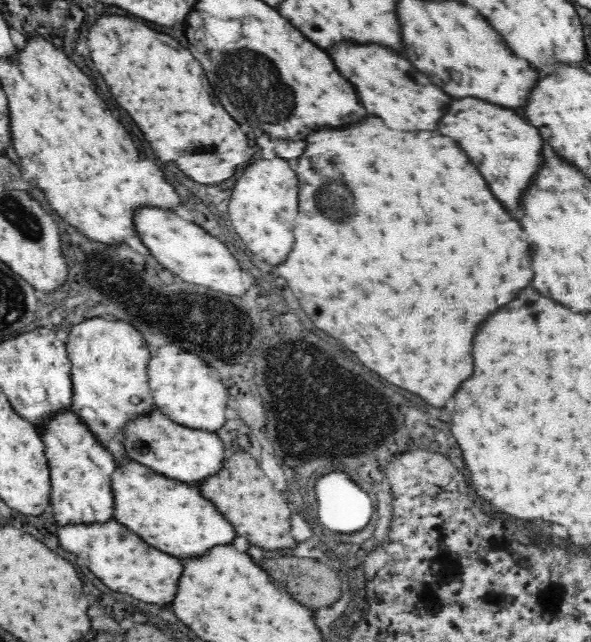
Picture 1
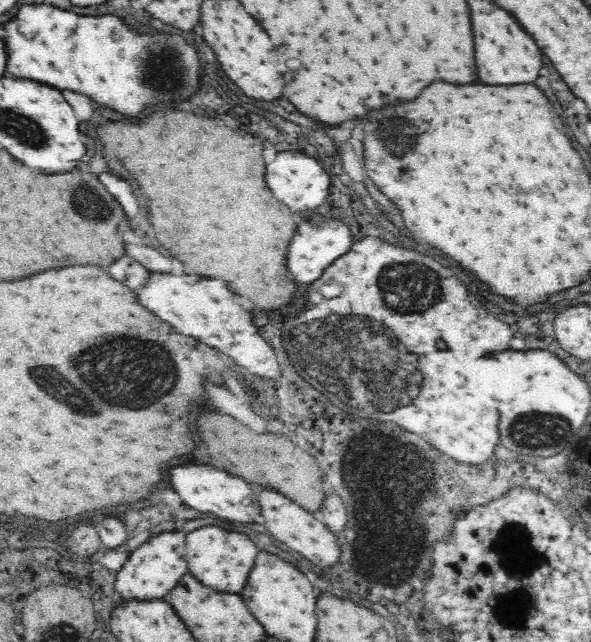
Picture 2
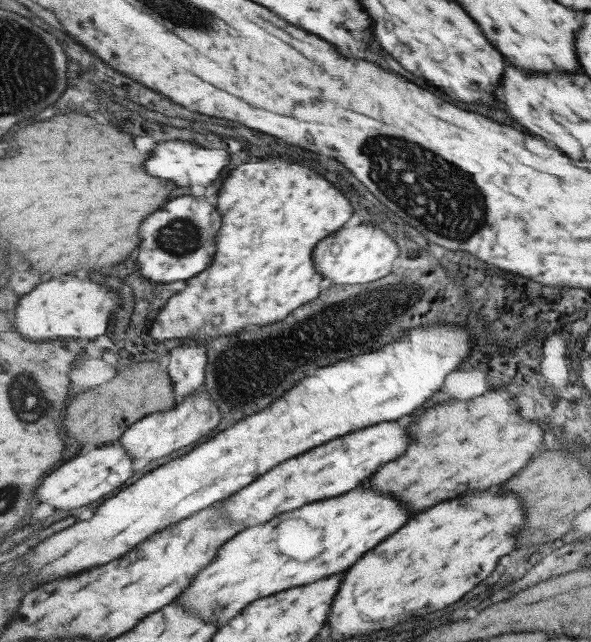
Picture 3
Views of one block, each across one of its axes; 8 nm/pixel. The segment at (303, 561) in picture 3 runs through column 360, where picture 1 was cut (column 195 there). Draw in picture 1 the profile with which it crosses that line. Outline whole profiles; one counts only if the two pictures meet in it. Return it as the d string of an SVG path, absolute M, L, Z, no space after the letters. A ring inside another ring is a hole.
M133 459L129 462L128 466L116 470L116 478L112 480L116 494L116 520L120 524L128 526L150 546L180 560L200 558L214 546L232 544L236 538L234 526L200 494L196 486L190 488L182 482L160 478L160 474L140 466Z

